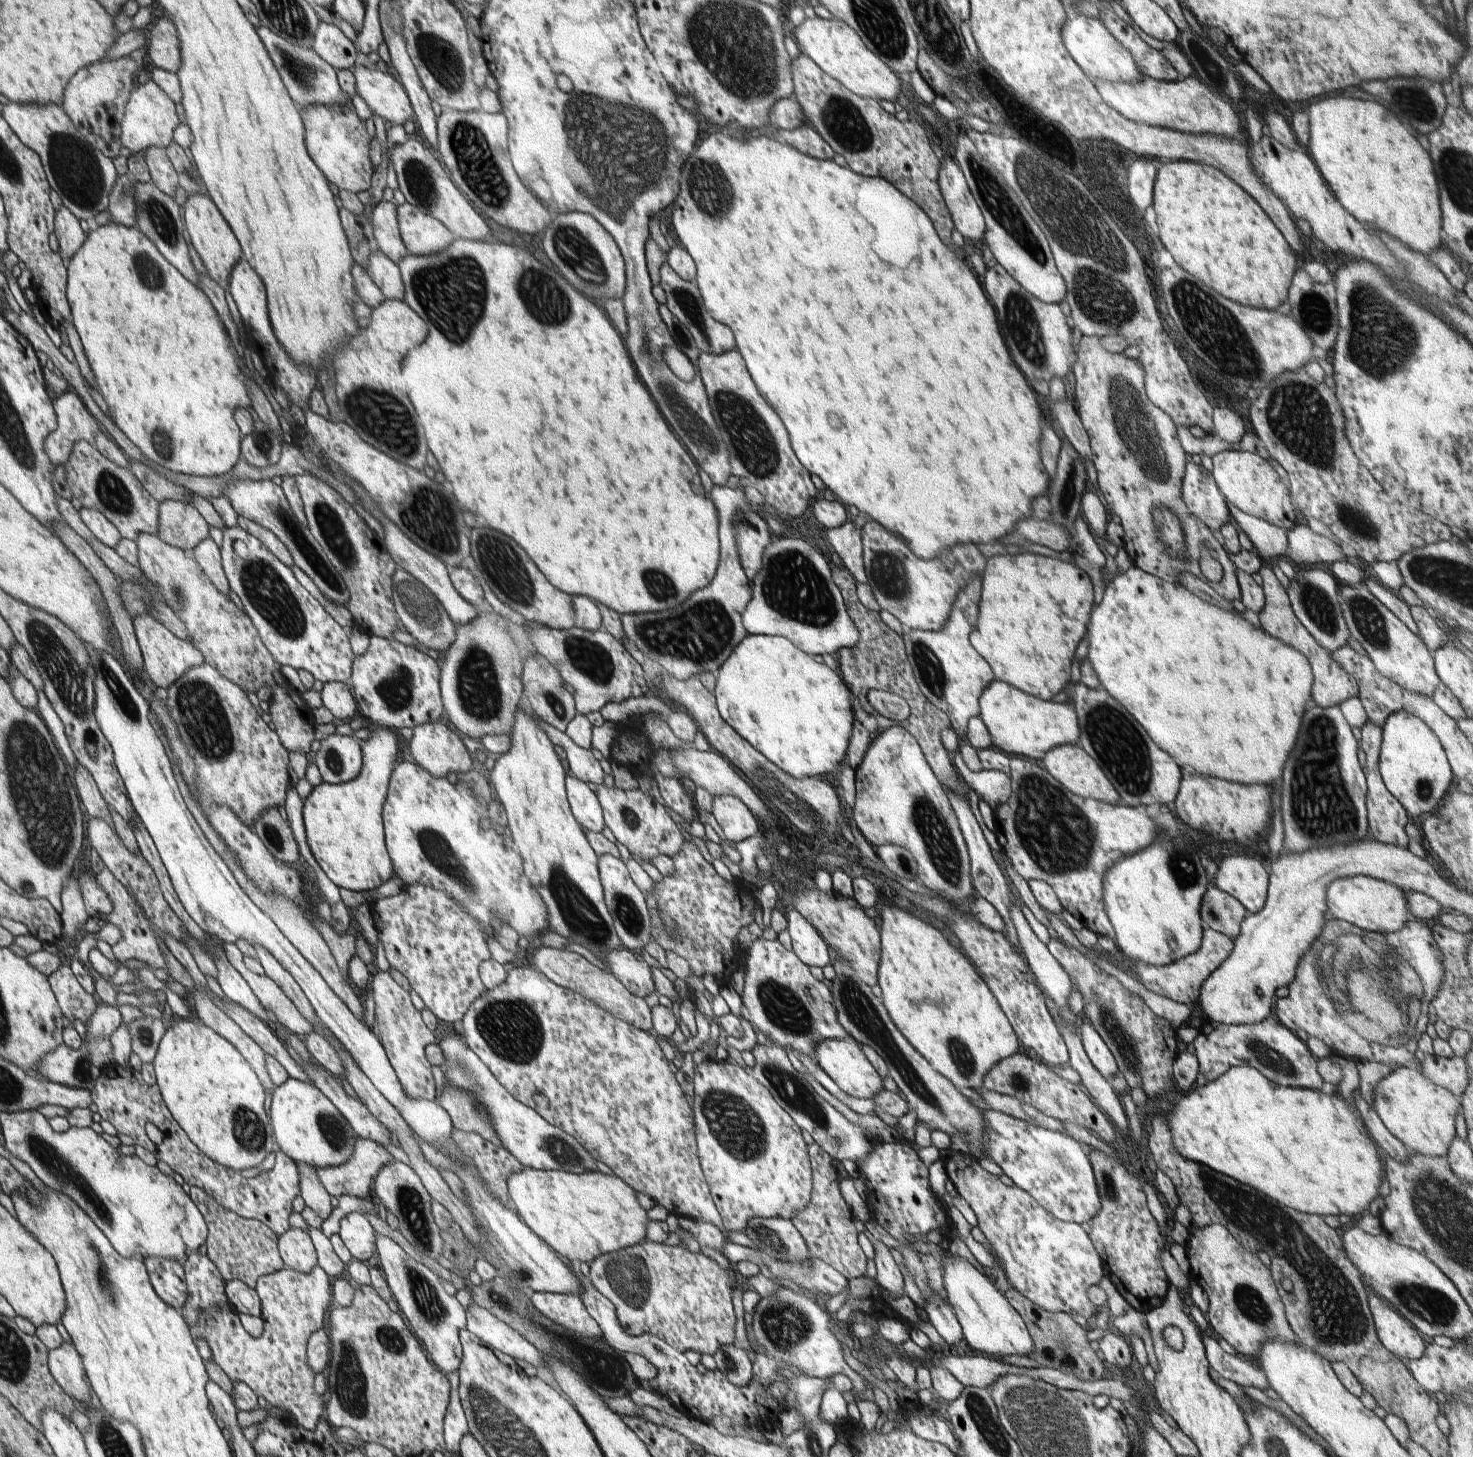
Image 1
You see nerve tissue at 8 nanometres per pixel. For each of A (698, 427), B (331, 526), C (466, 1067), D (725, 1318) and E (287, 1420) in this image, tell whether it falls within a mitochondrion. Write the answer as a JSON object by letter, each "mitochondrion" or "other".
{"A":"mitochondrion","B":"mitochondrion","C":"mitochondrion","D":"other","E":"other"}

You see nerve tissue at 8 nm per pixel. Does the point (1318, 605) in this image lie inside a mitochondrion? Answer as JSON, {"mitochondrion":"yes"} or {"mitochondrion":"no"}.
{"mitochondrion":"yes"}

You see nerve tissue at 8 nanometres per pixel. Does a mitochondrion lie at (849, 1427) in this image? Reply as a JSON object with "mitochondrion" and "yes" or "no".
{"mitochondrion":"no"}

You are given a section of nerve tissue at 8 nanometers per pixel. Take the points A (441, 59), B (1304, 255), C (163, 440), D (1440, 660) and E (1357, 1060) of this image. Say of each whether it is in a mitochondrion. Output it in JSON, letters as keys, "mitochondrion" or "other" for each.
{"A":"mitochondrion","B":"other","C":"mitochondrion","D":"other","E":"other"}

